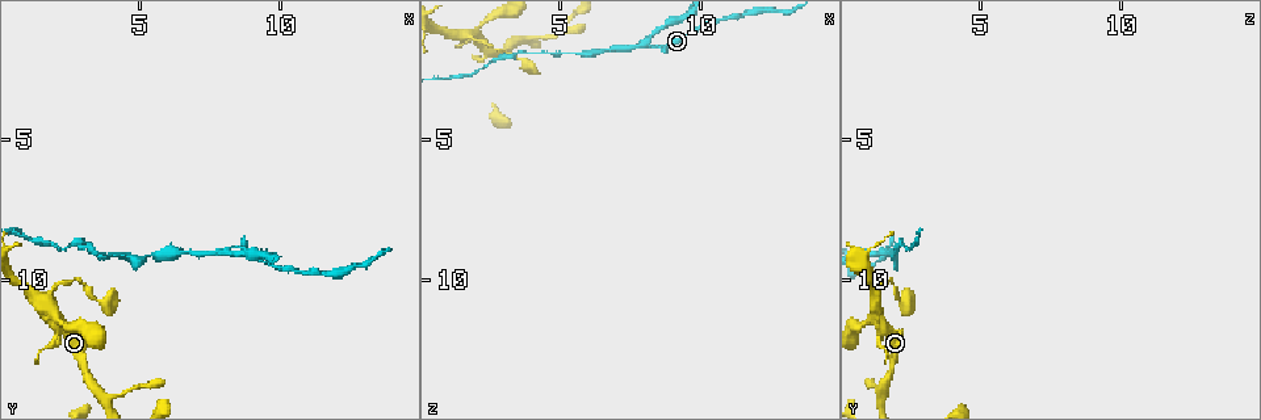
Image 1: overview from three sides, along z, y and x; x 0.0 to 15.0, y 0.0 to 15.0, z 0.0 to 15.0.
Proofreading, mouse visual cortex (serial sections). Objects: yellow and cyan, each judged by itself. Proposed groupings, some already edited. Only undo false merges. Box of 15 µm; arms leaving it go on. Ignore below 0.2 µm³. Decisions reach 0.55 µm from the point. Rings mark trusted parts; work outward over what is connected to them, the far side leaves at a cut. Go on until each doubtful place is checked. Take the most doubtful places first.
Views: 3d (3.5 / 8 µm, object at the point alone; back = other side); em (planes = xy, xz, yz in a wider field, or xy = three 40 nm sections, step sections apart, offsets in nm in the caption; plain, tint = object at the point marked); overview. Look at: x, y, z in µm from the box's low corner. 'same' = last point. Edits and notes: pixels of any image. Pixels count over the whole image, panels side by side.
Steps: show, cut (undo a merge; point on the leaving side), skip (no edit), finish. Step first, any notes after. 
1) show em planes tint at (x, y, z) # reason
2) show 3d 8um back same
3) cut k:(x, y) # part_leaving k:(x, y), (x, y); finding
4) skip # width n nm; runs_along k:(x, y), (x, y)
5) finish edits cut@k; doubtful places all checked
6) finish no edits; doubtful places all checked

show 3d 3.5um back at (8.0, 9.0, 1.7) # a fork

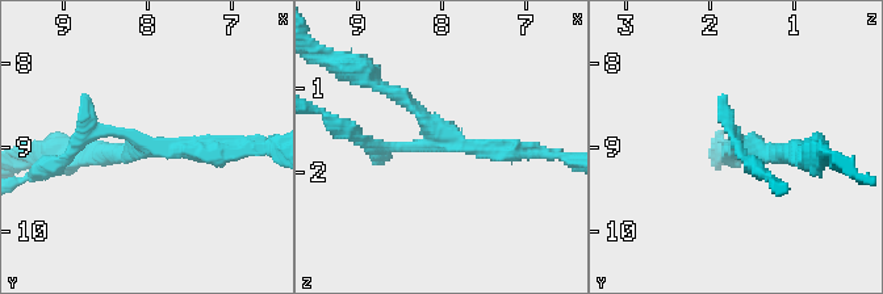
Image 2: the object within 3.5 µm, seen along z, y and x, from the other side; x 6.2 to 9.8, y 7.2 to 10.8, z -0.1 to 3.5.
show em xy step 1 tint at (8.05, 9.00, 1.65) # arms 3; arm_widths 150, 200, 250 nm; shape alone is not enough

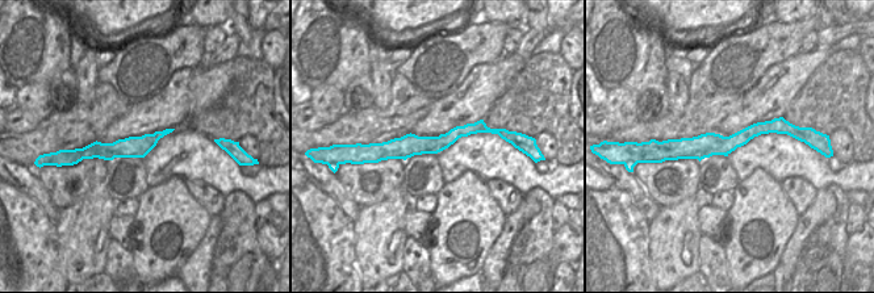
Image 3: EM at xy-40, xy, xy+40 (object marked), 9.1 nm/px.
cut 2:(406, 101) # border 3:(726, 137), (703, 154), (693, 158); two cells meet here

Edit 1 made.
show overview # redraw

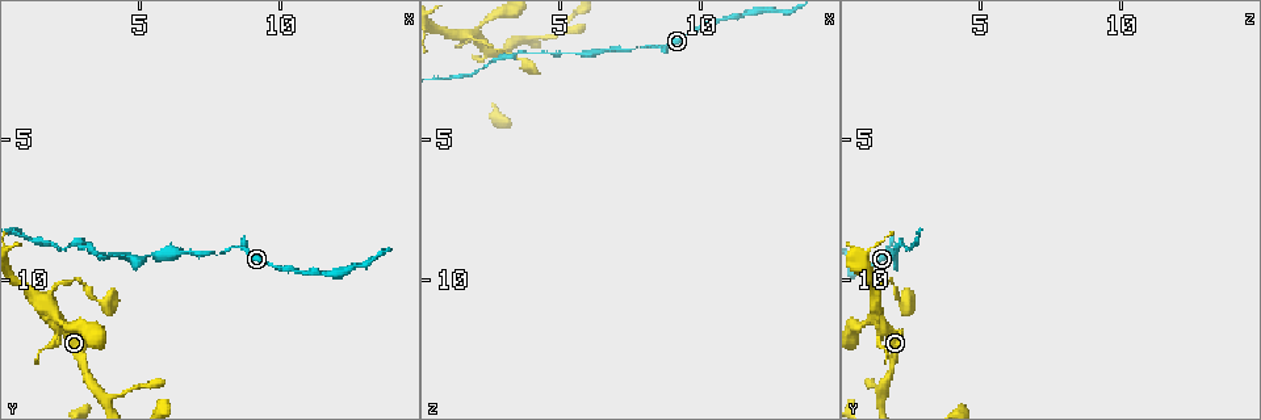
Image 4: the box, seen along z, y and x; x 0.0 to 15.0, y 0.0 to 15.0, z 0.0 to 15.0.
show 3d 3.5um at (1.9, 11.2, 1.2) # four arms meet

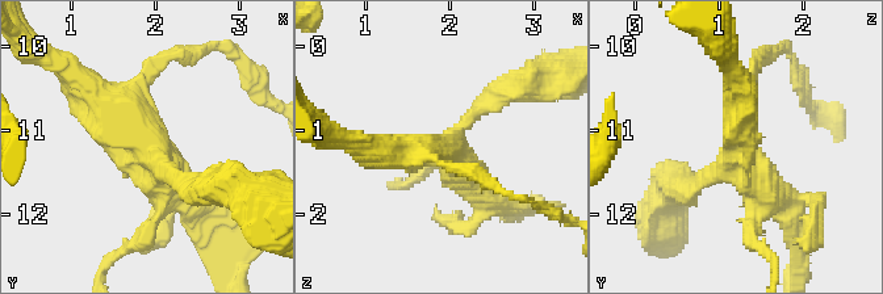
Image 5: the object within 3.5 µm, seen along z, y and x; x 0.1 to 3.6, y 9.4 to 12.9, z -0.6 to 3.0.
show em xy step 1 tint at (2.00, 11.25, 1.25) # arms 4; arm_widths 200, 200, 350, 400 nm; now the EM

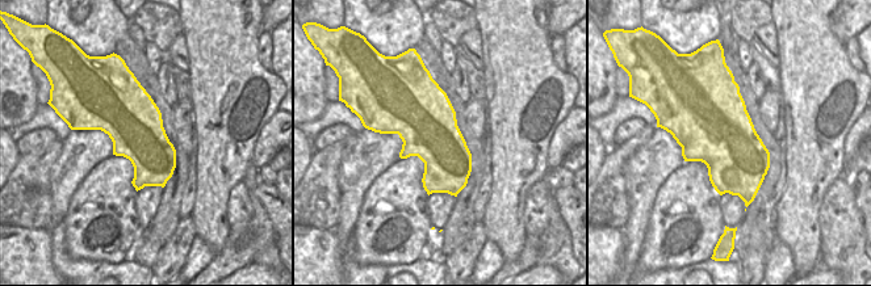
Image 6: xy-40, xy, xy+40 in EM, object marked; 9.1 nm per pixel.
skip # runs_along 5:(195, 211), (163, 159), (86, 83); continuous, no second cell

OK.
show 3d 3.5um at (5.3, 9.1, 1.8)

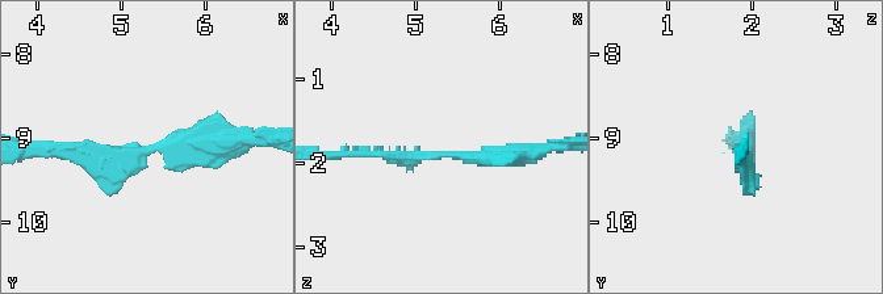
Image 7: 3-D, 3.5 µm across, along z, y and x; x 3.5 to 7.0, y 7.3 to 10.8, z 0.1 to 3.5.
show em planes tint at (5.30, 9.15, 1.90) # shape alone is not enough

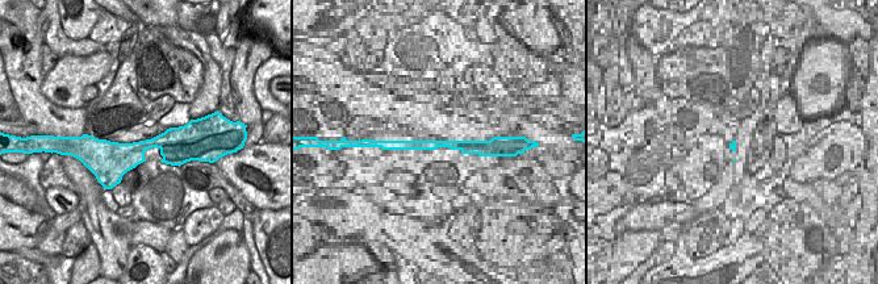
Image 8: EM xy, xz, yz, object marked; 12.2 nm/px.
skip # runs_along 8:(187, 141), (103, 149); one cell here

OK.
show 3d 3.5um at (2.0, 10.3, 1.5) # calibre changes

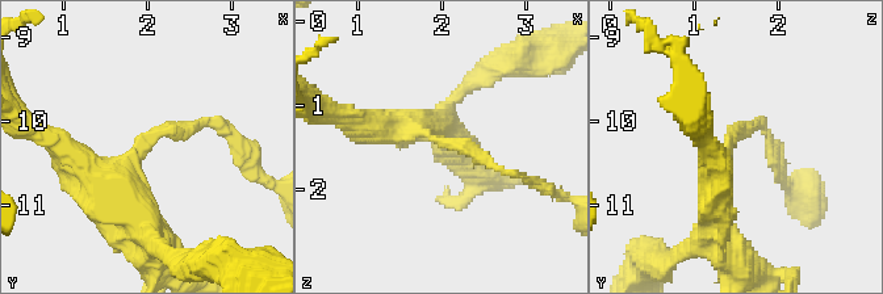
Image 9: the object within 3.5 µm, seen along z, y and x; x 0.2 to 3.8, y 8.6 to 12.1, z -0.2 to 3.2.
show em xy step 3 tint at (1.95, 10.30, 1.40) # arm_widths 150, 400 nm; shape alone is not enough

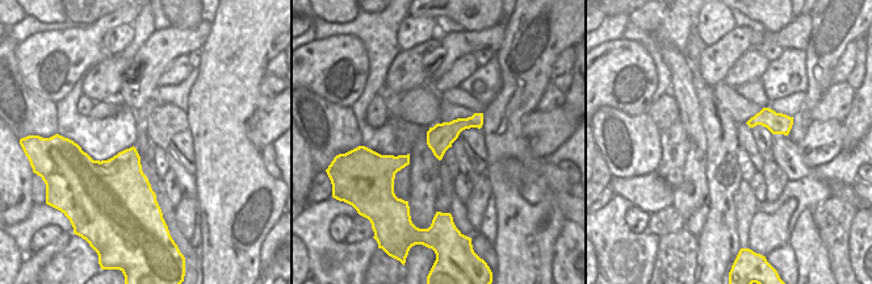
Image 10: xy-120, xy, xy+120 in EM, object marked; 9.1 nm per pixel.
show em xy step 5 tint same # cut it another way

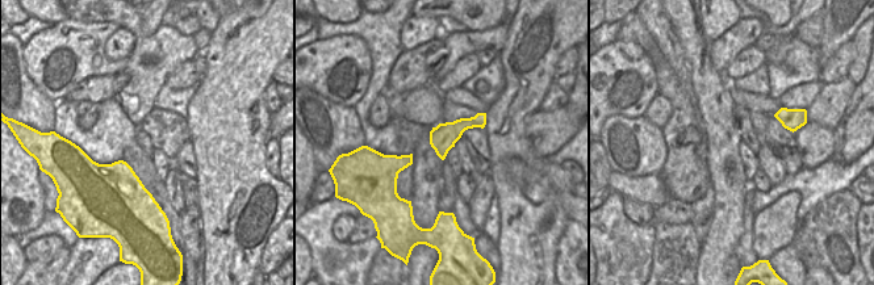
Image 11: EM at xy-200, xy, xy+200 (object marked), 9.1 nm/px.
skip # runs_along 9:(712, 223), (715, 171), (758, 122); one cell here

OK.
finish edits cut@2; doubtful places all checked

